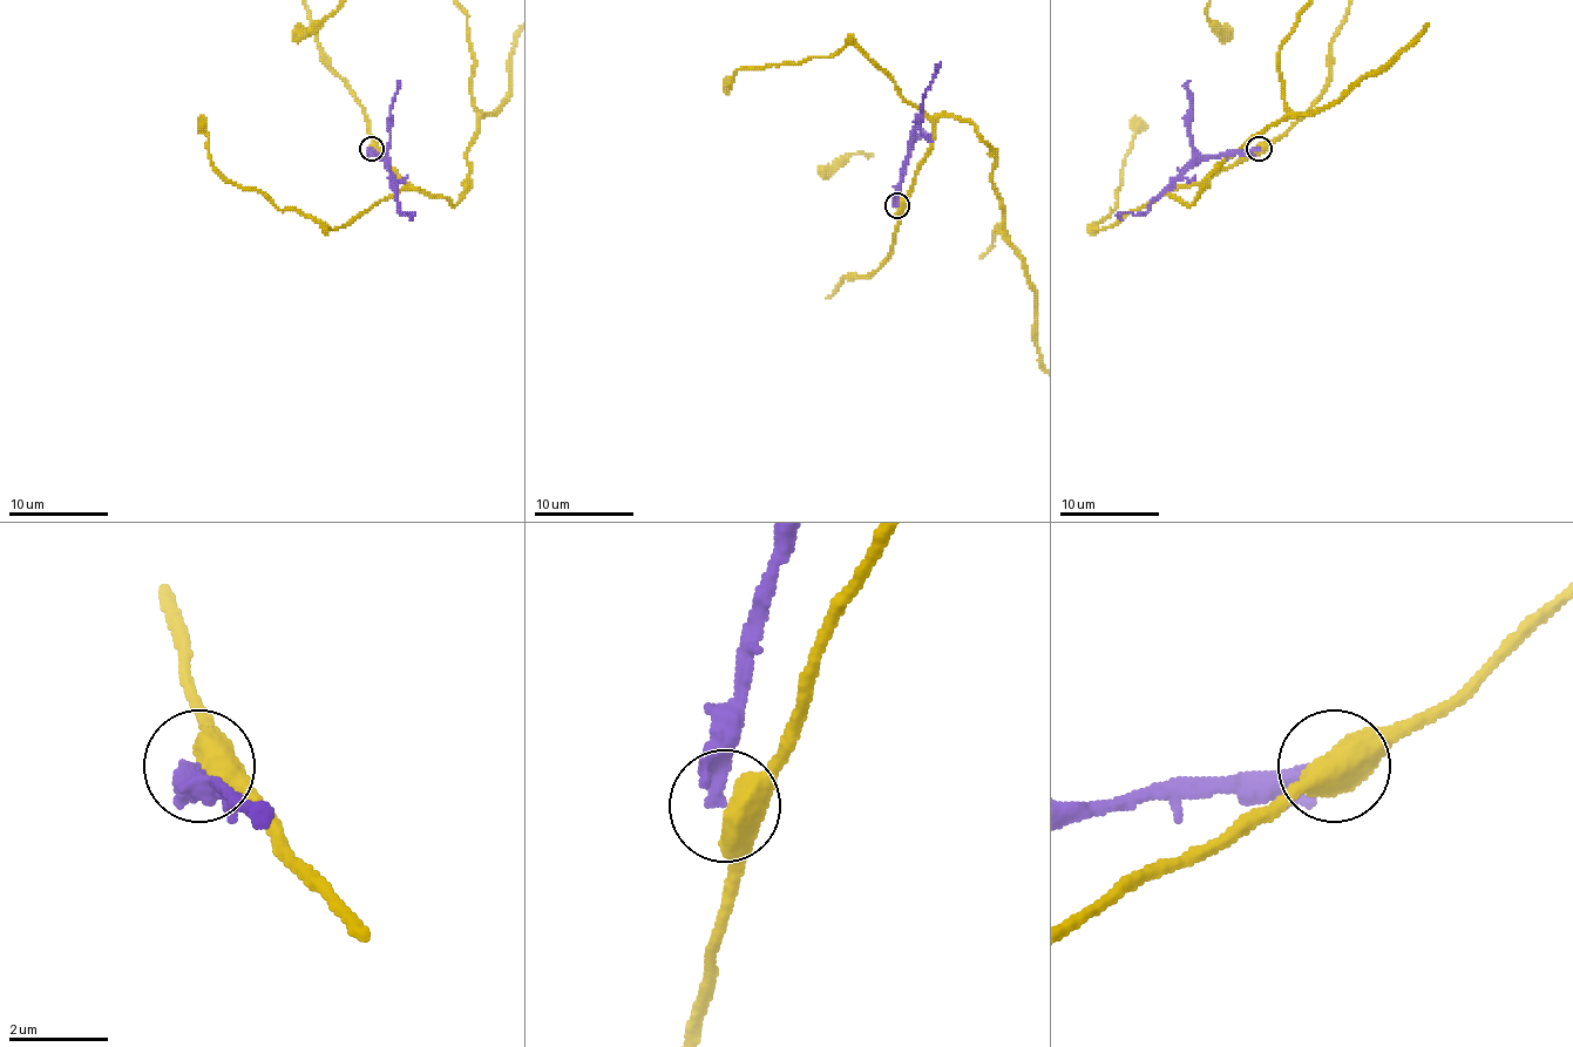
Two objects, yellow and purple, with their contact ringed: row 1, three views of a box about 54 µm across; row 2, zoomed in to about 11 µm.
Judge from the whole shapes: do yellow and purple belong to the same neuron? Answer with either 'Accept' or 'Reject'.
Reject

